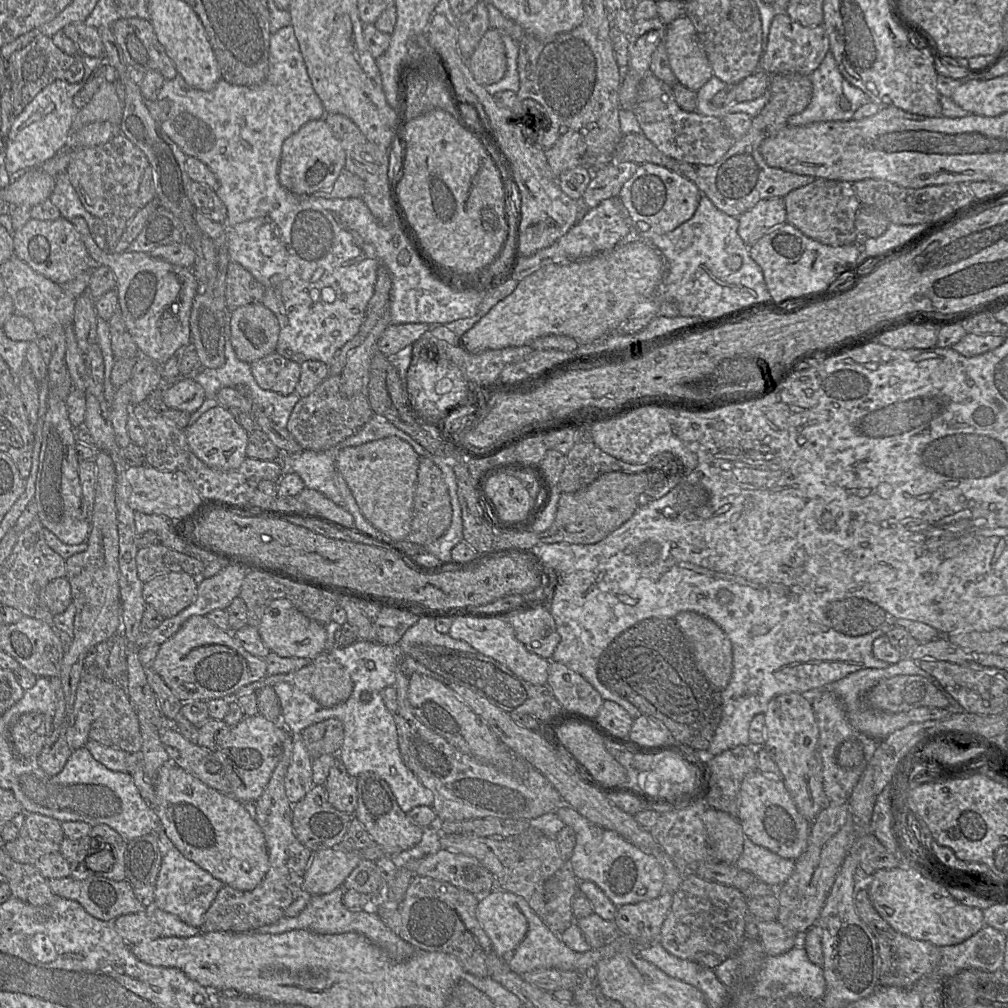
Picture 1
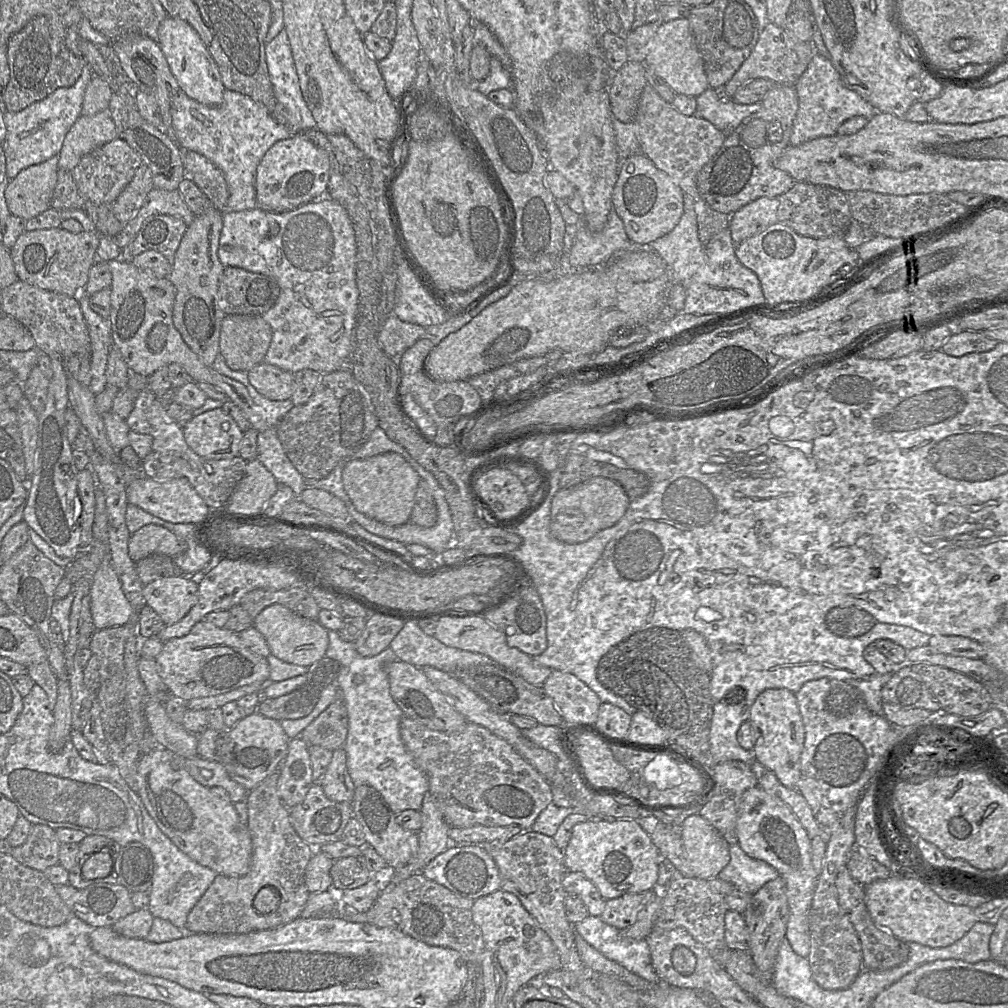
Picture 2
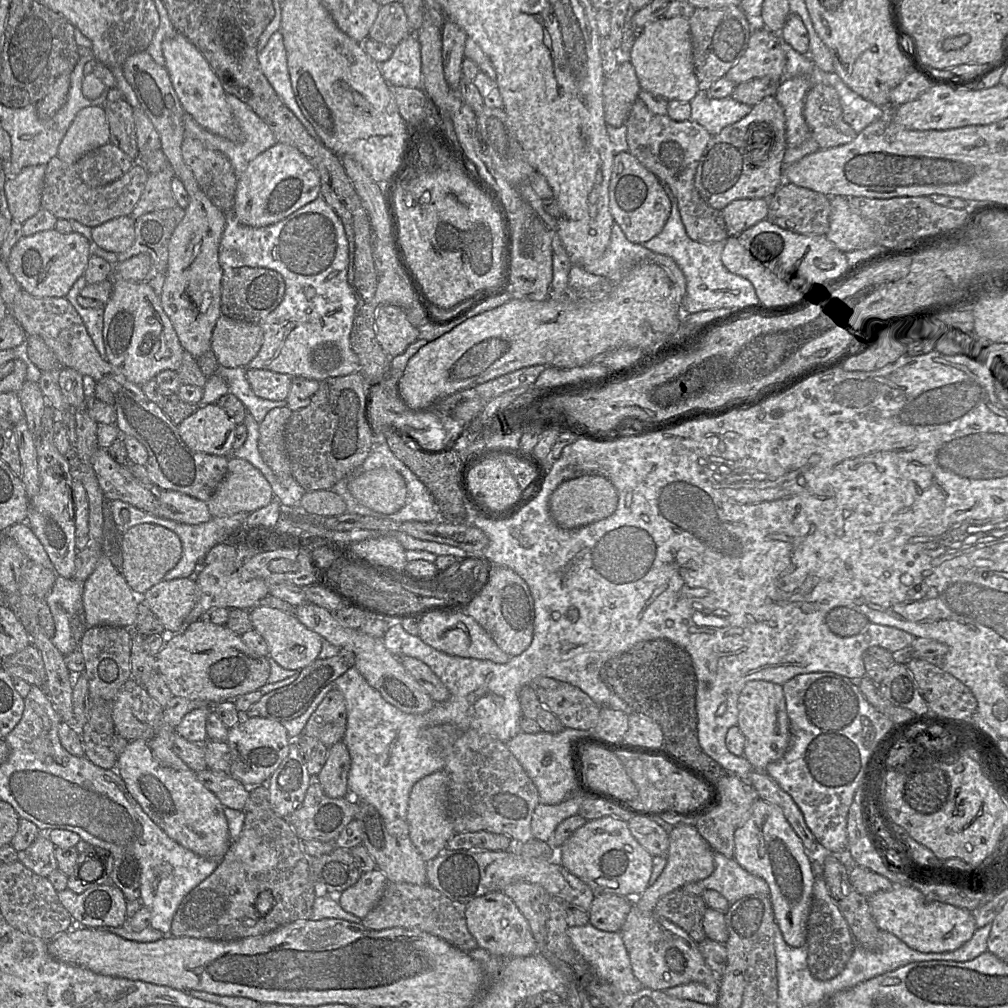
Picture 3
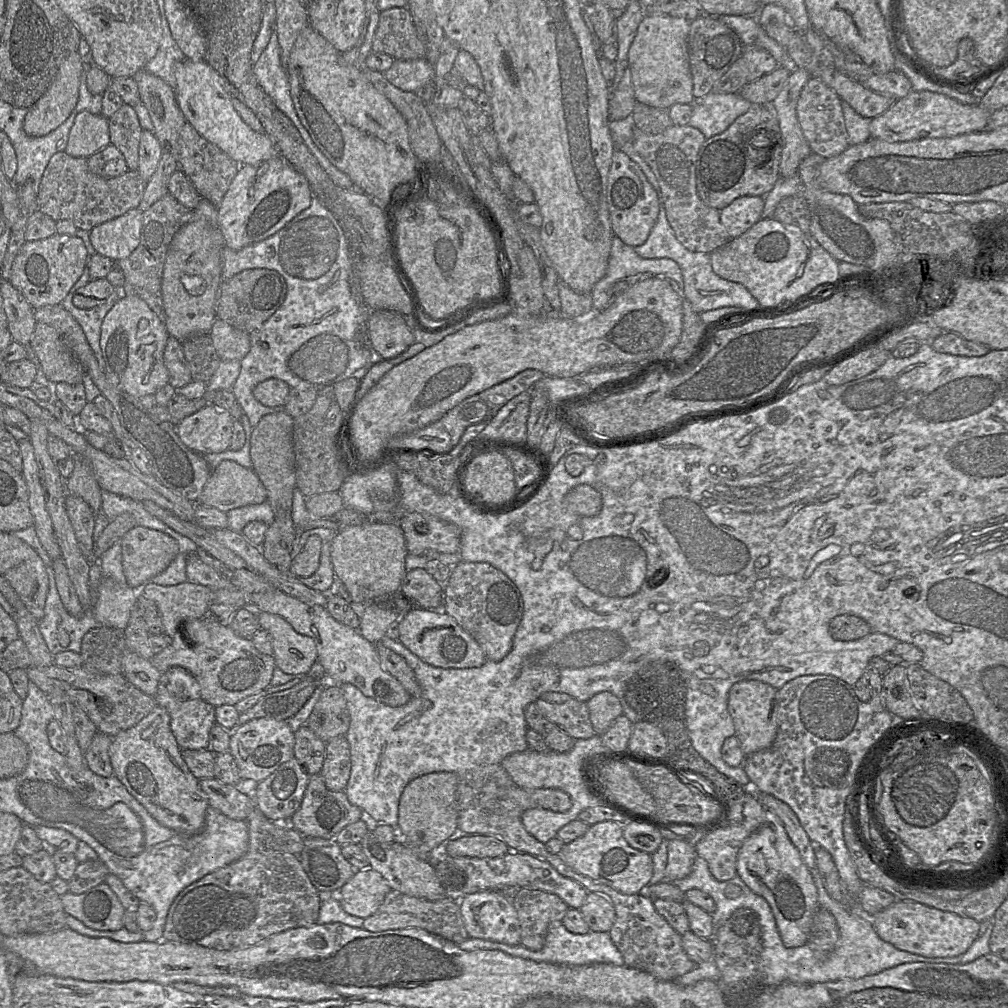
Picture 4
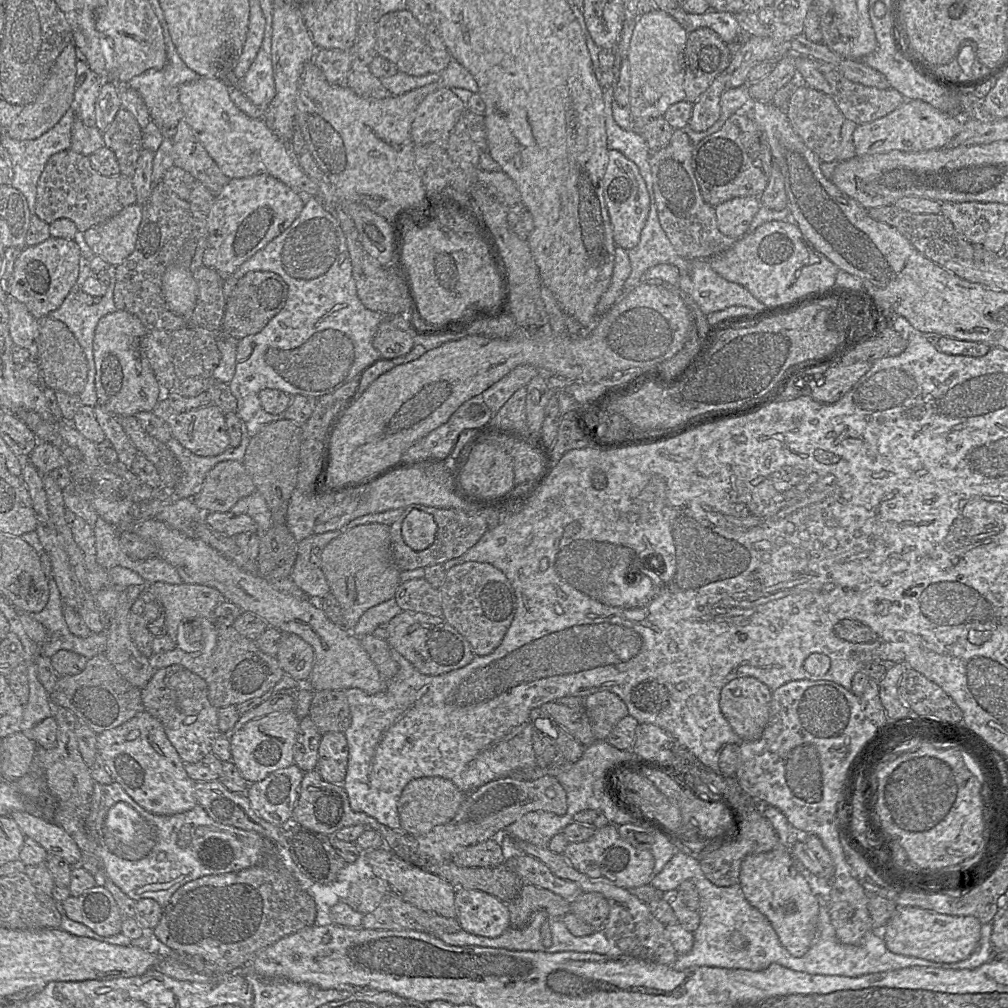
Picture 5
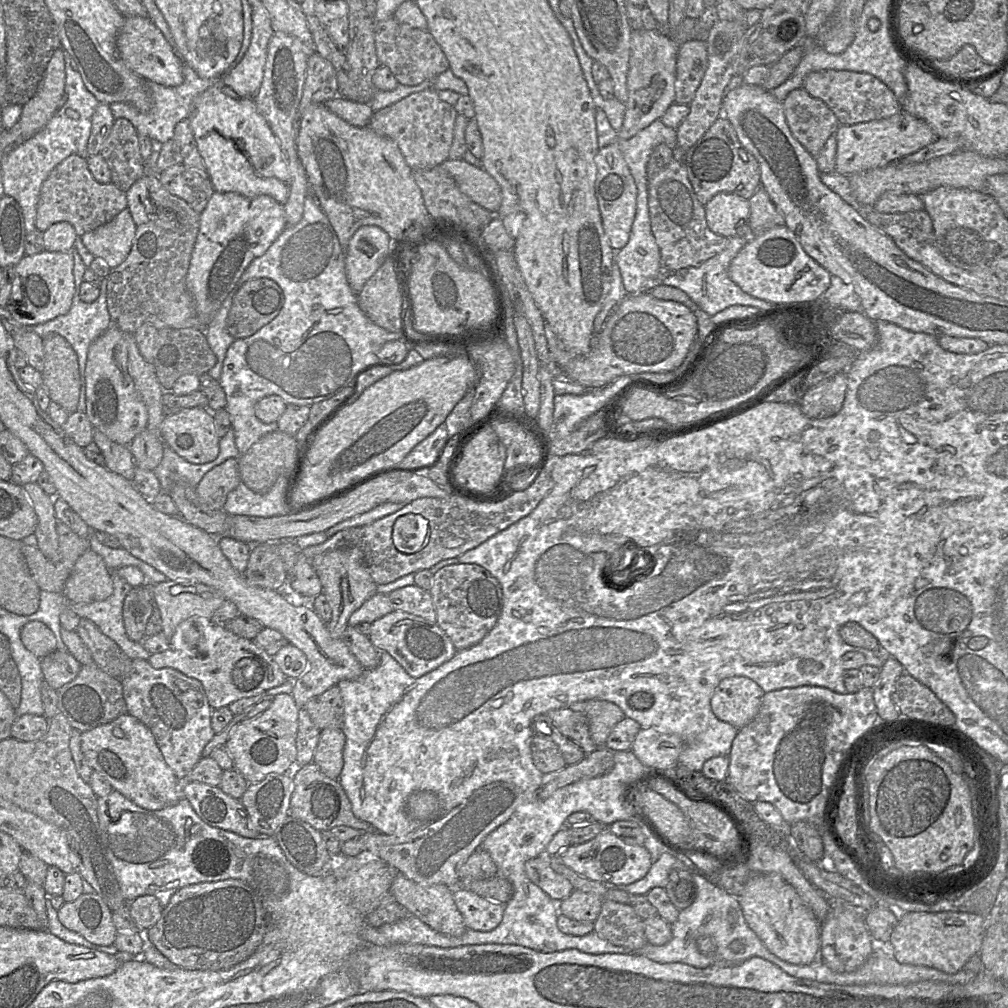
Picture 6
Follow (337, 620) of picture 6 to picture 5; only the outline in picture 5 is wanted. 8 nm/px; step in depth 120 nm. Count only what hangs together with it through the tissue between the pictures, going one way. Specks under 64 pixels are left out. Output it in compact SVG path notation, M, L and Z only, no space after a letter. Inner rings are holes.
M368 523L357 525L330 541L320 550L320 568L329 585L330 593L334 595L341 608L344 626L352 631L361 615L369 608L393 598L399 581L400 571L396 568L392 552L389 525L380 523Z

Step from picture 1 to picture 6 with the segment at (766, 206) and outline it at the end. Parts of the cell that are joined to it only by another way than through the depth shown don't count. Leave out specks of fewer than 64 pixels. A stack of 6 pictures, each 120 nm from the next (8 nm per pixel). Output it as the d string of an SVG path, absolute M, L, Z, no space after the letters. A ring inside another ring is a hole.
M721 192L705 205L706 221L709 229L725 238L743 235L744 225L750 216L749 200Z

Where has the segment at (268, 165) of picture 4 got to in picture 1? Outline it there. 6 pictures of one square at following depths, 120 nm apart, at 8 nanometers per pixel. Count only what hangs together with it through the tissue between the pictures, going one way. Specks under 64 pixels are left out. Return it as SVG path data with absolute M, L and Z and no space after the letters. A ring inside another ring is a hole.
M324 118L307 122L285 139L279 164L280 184L296 195L311 195L330 188L345 167L345 151Z

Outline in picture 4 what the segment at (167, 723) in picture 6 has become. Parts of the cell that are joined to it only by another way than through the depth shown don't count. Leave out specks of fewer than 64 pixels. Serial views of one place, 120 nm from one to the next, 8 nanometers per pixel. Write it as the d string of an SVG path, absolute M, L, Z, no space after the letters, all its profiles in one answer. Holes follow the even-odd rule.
M171 668L162 673L157 693L154 696L156 705L164 708L170 716L171 731L181 749L202 750L209 748L209 733L212 726L216 723L215 707L205 702L200 697L181 701L173 696L176 690L181 690L175 682L176 675L187 675L195 682L197 688L196 693L199 695L199 685L194 678L181 668Z

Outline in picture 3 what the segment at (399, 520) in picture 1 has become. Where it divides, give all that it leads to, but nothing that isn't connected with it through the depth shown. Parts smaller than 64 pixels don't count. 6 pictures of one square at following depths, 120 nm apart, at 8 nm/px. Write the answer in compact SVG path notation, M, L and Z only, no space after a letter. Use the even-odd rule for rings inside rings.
M376 468L355 474L348 489L360 504L382 514L395 513L406 502L405 480L393 469Z

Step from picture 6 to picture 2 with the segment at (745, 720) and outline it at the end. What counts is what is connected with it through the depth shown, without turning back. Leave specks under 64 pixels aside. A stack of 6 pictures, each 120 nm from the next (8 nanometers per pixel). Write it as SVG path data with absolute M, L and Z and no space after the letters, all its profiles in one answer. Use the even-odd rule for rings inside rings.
M771 688L761 692L750 709L748 720L755 730L752 750L755 759L775 774L789 789L796 789L800 776L799 758L805 731L795 693L785 688Z

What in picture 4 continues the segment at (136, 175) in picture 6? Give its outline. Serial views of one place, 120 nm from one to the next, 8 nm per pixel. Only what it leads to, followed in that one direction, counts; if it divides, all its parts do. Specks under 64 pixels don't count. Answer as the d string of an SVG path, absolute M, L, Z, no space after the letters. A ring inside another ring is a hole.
M128 104L122 106L108 118L110 144L124 156L129 170L138 169L139 144L142 128L134 108Z

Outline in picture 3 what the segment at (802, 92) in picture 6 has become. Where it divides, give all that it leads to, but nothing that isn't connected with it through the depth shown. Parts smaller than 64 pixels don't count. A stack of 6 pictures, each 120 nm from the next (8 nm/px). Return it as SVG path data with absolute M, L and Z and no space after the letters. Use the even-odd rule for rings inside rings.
M824 84L811 86L803 108L803 116L819 149L829 149L853 141L857 133L843 120L837 91Z

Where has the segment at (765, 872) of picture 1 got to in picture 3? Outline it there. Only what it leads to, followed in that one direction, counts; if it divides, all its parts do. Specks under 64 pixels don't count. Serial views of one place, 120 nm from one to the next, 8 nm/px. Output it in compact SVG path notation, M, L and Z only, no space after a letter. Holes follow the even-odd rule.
M718 852L713 854L714 871L712 874L697 881L703 889L719 892L725 897L729 905L740 898L752 894L769 896L769 887L760 877L744 870L734 858L726 858Z

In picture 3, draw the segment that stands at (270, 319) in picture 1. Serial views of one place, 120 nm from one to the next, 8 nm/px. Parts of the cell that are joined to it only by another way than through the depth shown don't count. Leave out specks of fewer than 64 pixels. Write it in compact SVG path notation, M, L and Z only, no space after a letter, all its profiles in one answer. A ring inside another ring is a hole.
M221 315L212 333L211 350L219 365L245 367L258 354L262 343L263 330L259 324Z

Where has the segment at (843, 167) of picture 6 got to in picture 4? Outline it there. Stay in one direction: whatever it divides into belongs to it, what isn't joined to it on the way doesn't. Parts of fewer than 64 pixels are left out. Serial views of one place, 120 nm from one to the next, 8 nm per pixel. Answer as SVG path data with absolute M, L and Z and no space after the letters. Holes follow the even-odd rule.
M911 91L896 100L884 113L870 122L871 138L887 142L908 142L925 138L947 138L961 134L979 132L984 129L991 111L980 104L962 104L945 95L930 91Z

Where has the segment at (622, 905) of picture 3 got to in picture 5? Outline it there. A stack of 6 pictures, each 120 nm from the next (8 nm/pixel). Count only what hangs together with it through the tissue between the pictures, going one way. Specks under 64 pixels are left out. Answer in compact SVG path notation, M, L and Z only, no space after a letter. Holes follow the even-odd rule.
M582 892L570 903L570 912L595 930L600 930L608 918L609 904L600 893Z

